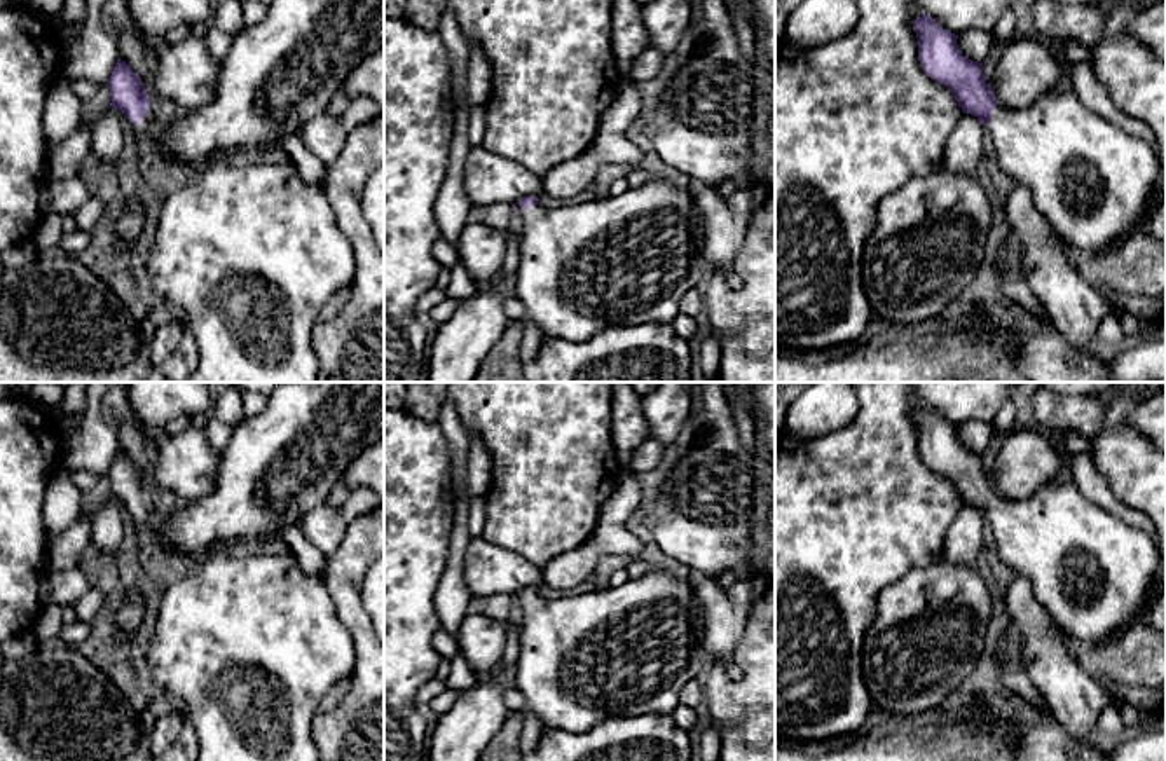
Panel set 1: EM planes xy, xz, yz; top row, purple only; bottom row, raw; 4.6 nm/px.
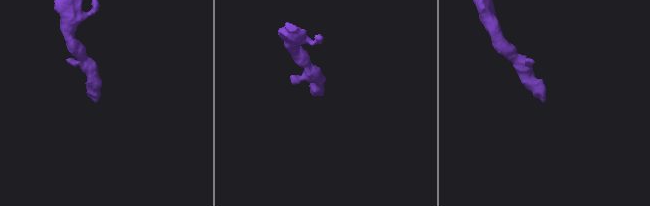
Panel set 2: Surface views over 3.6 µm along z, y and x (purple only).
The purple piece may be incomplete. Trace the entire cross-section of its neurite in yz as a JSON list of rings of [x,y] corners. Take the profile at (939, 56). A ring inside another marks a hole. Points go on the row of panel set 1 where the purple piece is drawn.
[[[927,12],[915,19],[913,30],[923,72],[953,93],[964,113],[981,120],[991,136],[1000,169],[1012,183],[1030,189],[1037,209],[1068,248],[1098,257],[1135,236],[1149,234],[1161,166],[1145,140],[1084,106],[1068,84],[1047,91],[1026,108],[1004,106],[986,84],[983,63],[965,58],[958,49],[958,35]]]

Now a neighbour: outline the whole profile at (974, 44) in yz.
[[[967,28],[958,33],[957,45],[962,54],[972,61],[983,63],[990,47],[993,44],[993,35],[979,28]]]

